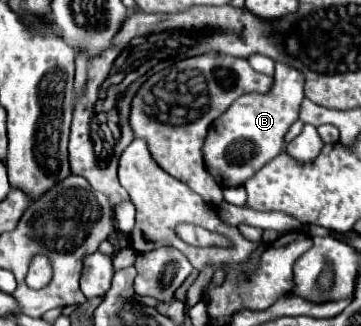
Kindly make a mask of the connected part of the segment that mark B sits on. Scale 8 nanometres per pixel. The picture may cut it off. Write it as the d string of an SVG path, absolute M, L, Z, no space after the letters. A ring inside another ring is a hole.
M275 62L275 86L269 94L251 94L235 100L209 128L203 152L205 164L223 188L243 186L263 164L283 152L285 134L299 118L299 104L303 102L303 74L287 64Z

